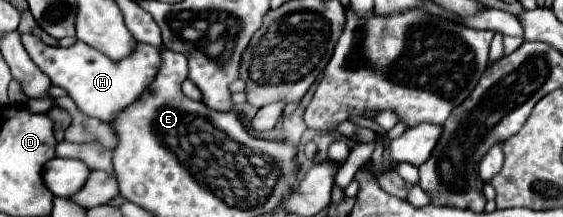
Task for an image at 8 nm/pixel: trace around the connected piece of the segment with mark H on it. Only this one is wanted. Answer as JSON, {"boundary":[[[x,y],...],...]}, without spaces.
{"boundary":[[[22,35],[22,43],[30,53],[30,59],[52,79],[54,85],[68,91],[82,113],[106,123],[114,121],[120,109],[132,105],[132,101],[136,101],[136,97],[148,89],[152,77],[156,77],[156,69],[160,69],[160,49],[144,43],[138,43],[136,53],[124,61],[112,61],[82,41],[76,41],[70,47],[48,47],[34,35]]]}

